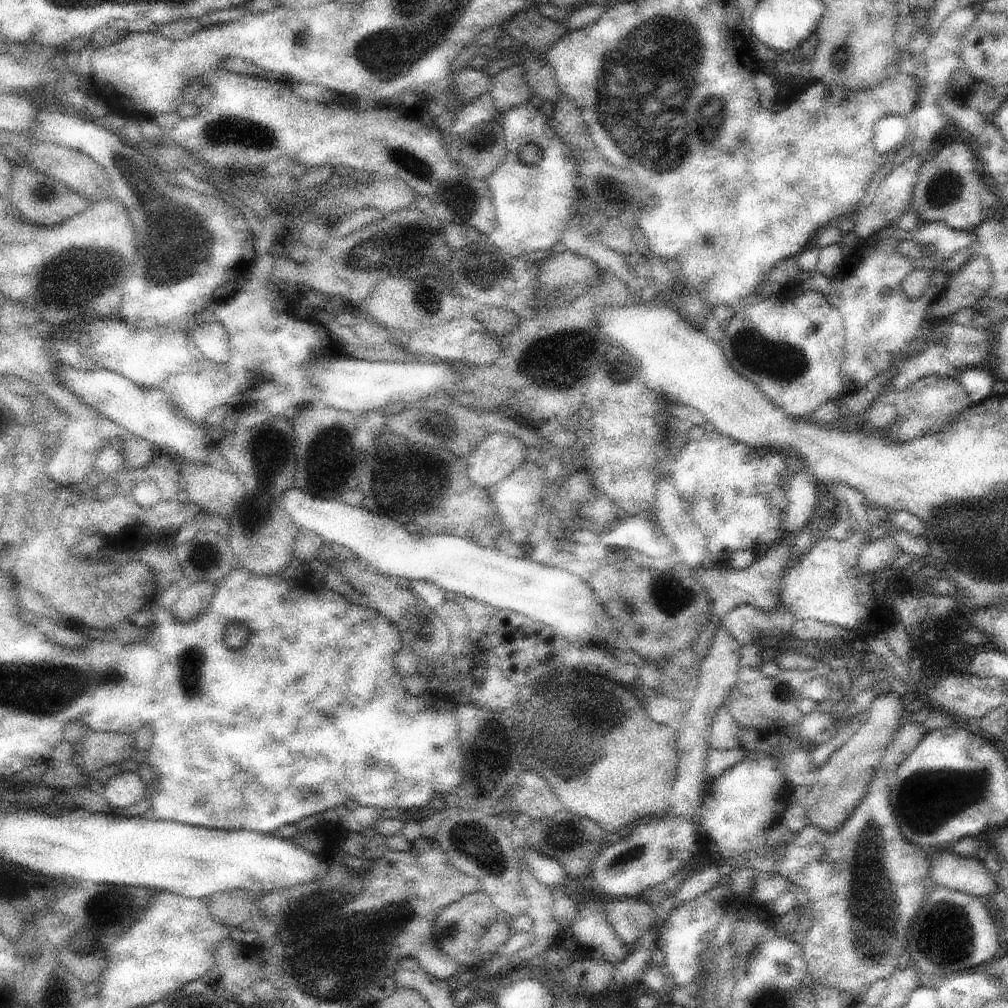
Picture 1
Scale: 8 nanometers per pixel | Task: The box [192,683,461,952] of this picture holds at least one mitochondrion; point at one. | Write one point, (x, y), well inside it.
(402, 914)

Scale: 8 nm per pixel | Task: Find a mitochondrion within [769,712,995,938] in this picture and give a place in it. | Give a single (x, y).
(926, 801)

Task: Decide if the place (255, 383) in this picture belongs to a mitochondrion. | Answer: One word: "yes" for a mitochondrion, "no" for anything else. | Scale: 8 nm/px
no

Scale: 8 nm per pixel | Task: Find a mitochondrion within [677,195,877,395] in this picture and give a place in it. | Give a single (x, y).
(778, 362)

